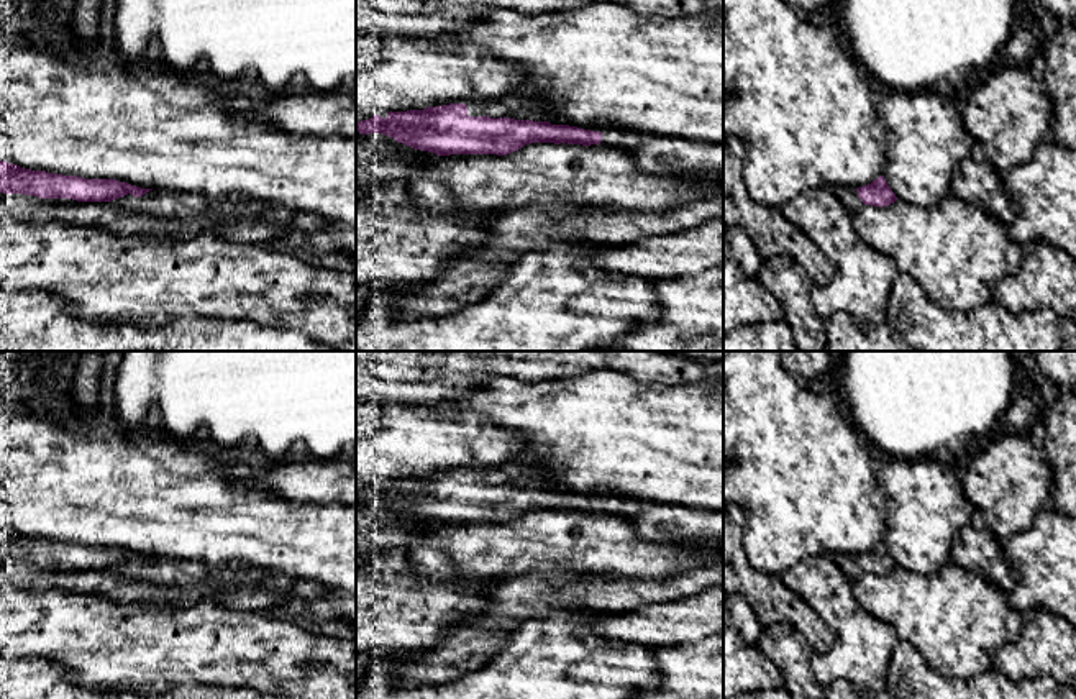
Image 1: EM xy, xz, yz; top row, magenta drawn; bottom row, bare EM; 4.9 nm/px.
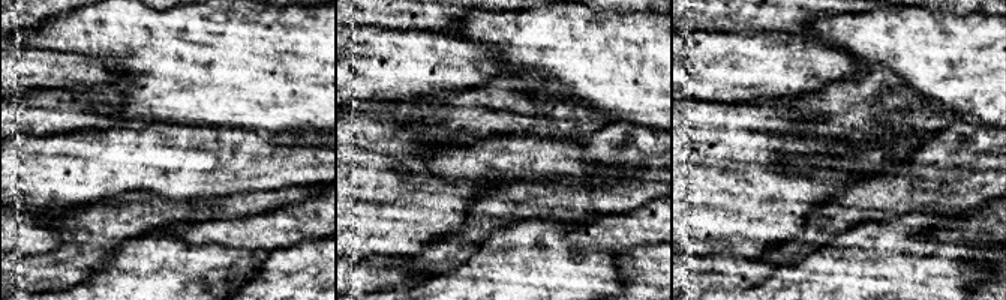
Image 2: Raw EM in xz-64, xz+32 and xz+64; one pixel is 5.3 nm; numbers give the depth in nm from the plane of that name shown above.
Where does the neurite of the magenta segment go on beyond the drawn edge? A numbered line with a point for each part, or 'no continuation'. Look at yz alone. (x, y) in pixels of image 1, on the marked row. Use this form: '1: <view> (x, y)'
1: yz (848, 196)

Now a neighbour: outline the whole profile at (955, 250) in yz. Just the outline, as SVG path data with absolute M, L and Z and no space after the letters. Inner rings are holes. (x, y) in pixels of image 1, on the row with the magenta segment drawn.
M953 192L932 208L900 200L887 207L864 205L853 215L853 226L868 246L896 263L897 272L912 276L933 302L963 312L992 300L992 286L1014 274L1024 256L1005 223Z

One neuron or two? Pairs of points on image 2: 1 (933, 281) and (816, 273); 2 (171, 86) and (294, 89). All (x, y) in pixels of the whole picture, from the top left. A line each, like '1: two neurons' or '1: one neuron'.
1: one neuron
2: one neuron

